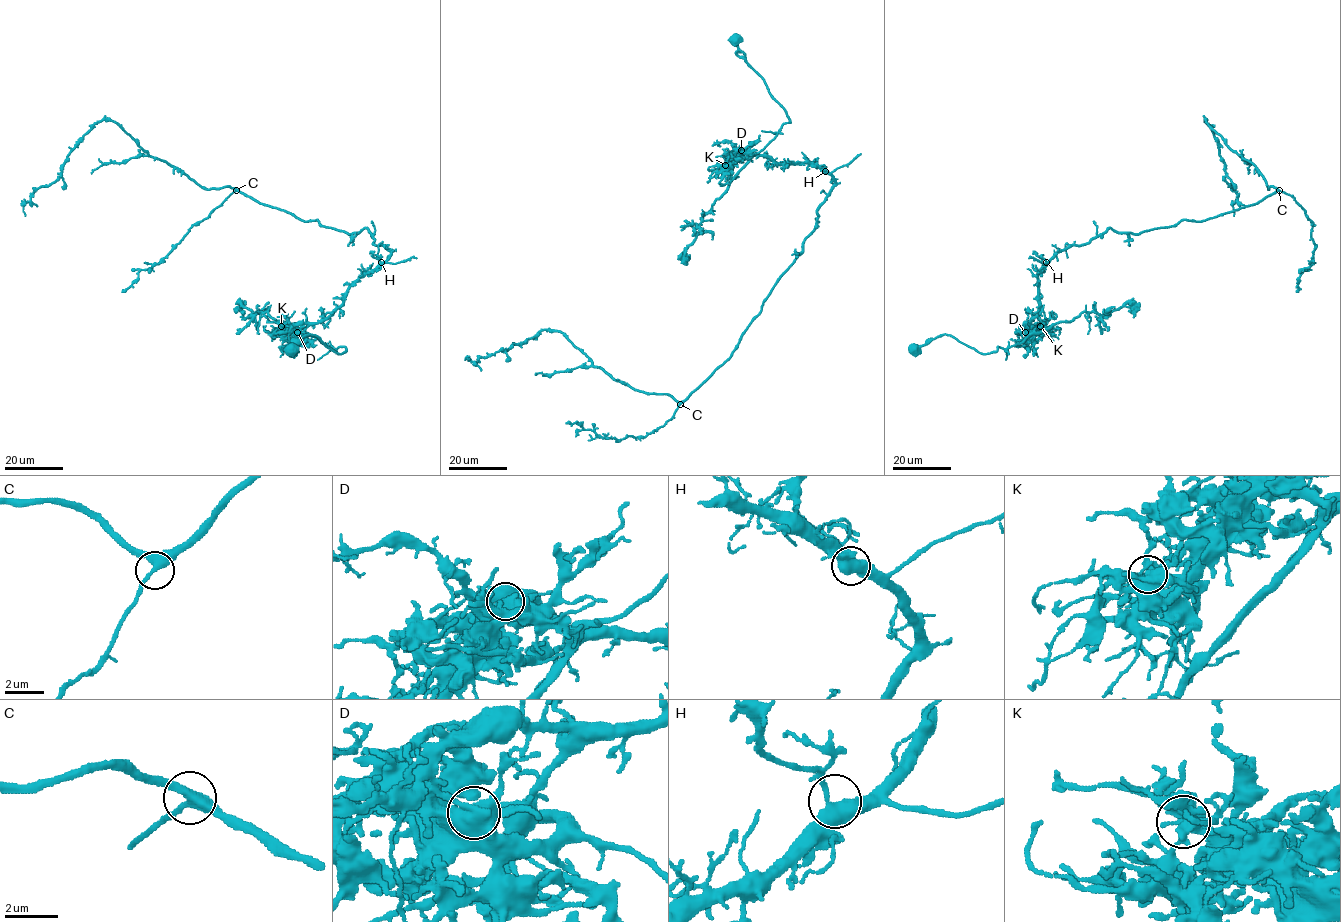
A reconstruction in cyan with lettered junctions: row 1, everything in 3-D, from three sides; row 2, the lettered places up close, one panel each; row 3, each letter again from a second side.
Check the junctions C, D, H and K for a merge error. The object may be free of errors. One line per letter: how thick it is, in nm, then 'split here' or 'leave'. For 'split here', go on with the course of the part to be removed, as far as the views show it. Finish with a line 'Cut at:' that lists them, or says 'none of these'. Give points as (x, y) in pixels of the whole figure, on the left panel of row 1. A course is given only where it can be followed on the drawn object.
C: 360 nm | leave
D: 460 nm | split here | (297, 332), (388, 258), (366, 228), (347, 234), (201, 187), (102, 120), (25, 216)
H: 440 nm | leave
K: 340 nm | leave
Cut at: D

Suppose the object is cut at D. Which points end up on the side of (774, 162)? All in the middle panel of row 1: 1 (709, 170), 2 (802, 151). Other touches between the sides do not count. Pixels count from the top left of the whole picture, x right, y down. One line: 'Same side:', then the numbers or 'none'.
Same side: 2

